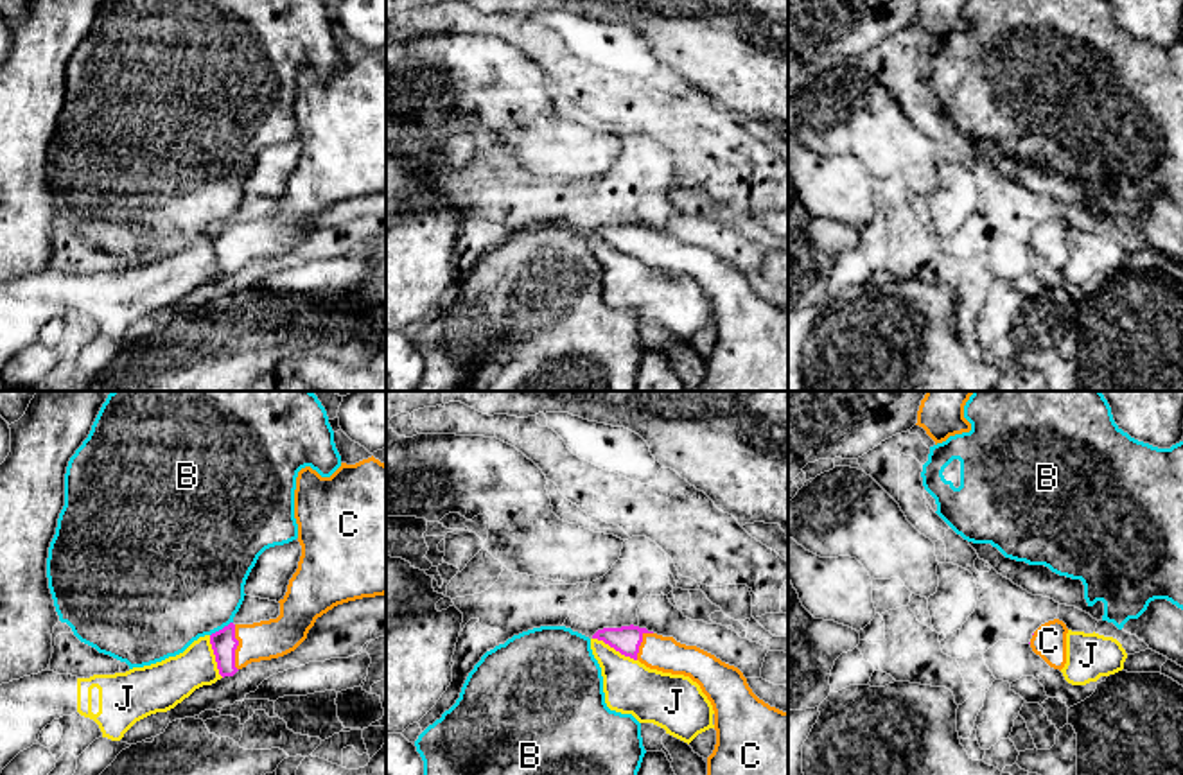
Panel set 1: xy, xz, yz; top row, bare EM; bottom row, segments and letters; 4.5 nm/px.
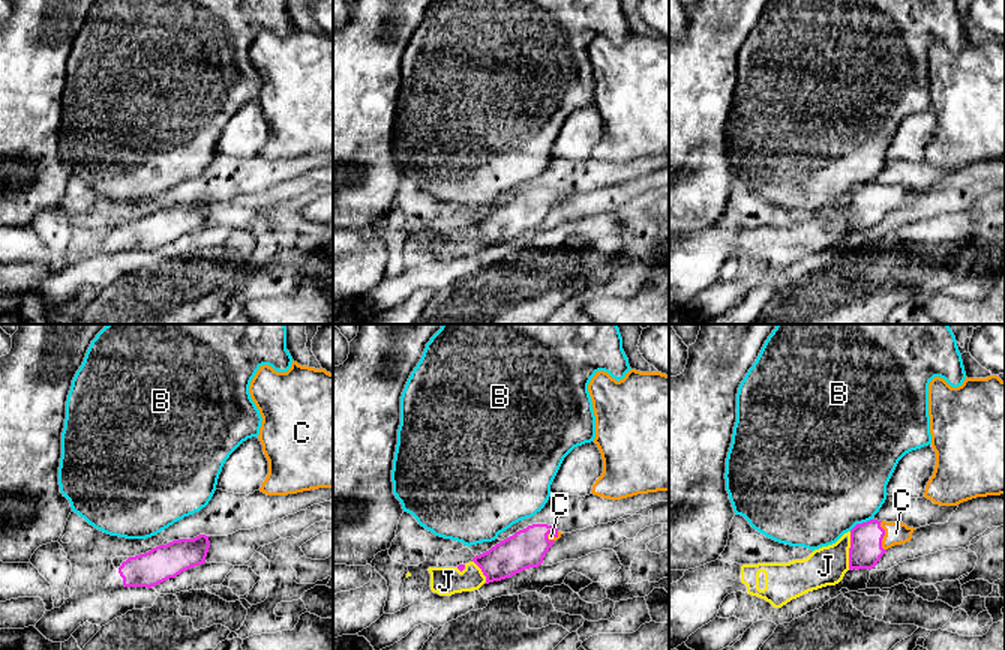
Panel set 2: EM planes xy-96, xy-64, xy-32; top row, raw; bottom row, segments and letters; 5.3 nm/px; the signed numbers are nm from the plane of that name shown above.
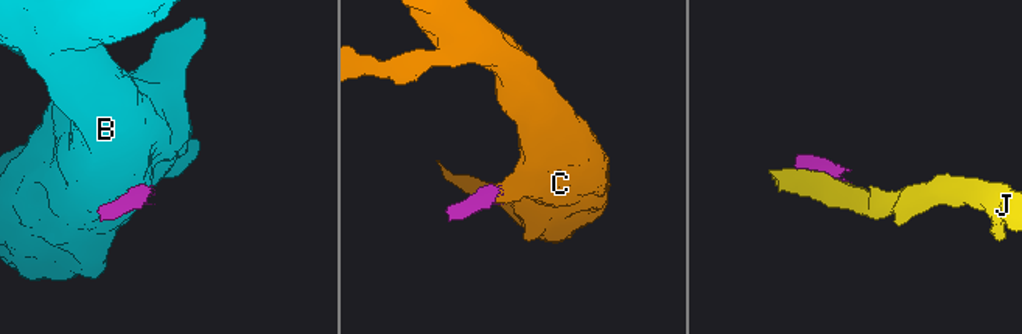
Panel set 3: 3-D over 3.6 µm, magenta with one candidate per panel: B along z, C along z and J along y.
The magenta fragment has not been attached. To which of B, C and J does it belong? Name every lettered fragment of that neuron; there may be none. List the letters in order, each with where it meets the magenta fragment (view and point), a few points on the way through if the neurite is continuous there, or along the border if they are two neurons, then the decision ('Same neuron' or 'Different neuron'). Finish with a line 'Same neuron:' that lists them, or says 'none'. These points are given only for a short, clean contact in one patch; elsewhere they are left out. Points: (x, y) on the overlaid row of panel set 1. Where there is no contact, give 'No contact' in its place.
B: Touches magenta at xy (223, 628). Boundary: xy (232, 621), (210, 635). Different neuron
C: Touches magenta at xy (236, 648). Path across: xy (223, 643), (236, 648), (245, 643), (270, 639). Same neuron
J: Touches magenta at xz (614, 648). Different neuron
Same neuron: C

